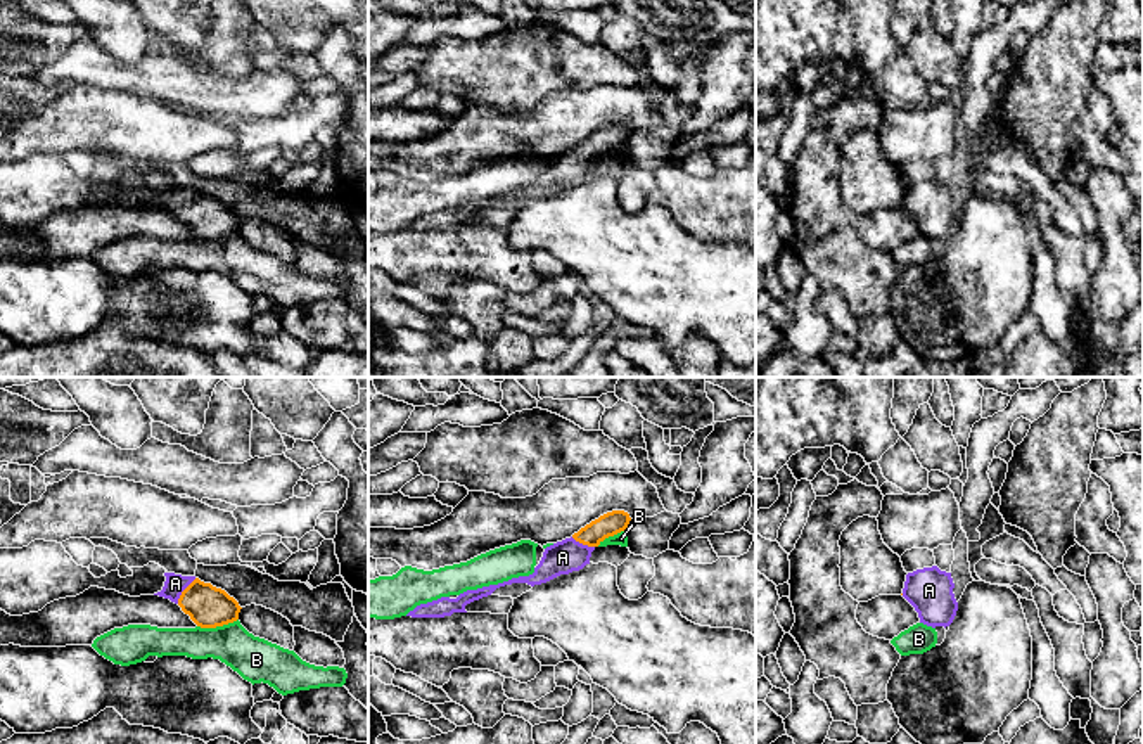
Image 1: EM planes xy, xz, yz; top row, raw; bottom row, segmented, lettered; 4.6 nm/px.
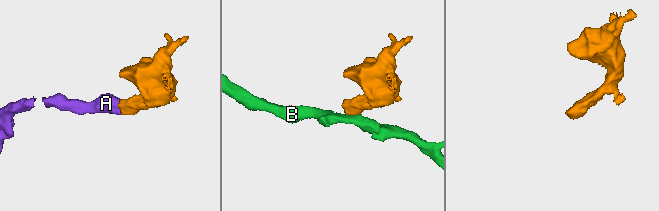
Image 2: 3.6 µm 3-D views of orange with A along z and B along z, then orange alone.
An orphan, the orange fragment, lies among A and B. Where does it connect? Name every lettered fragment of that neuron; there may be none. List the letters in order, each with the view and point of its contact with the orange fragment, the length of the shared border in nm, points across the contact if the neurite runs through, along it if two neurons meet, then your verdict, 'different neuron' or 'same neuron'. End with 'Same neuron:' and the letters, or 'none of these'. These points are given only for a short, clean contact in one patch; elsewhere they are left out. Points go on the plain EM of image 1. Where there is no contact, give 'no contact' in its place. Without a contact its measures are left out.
A: xy (184, 203) | 150 nm | across xy (208, 218), (184, 203), (175, 196) | same neuron
B: xy (217, 237) | 200 nm | along xy (237, 230), (215, 239), (197, 239) | different neuron
Same neuron: A

